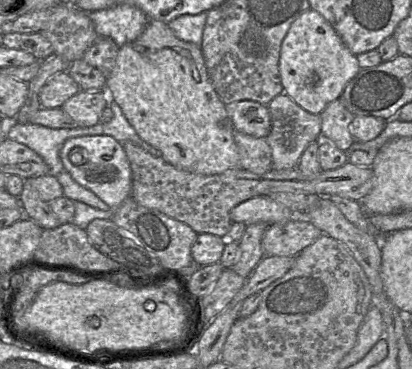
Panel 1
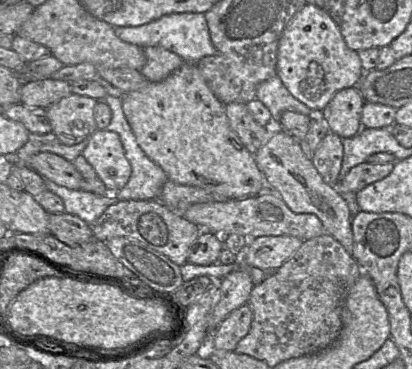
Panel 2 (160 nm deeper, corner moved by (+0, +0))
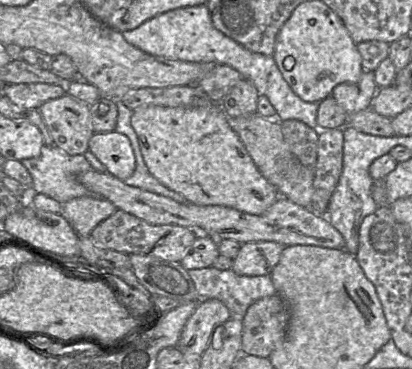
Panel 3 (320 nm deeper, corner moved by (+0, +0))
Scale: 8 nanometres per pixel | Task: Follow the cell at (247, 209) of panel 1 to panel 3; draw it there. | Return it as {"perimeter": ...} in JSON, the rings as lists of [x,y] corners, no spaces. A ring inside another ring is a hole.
{"perimeter":[[[95,170],[77,175],[77,181],[88,190],[110,201],[118,210],[123,210],[151,225],[172,224],[196,230],[216,240],[248,242],[273,241],[283,246],[312,245],[331,249],[344,249],[345,240],[326,216],[315,214],[310,208],[299,206],[285,197],[277,200],[261,215],[252,215],[221,205],[196,205],[179,203],[138,187],[126,185],[107,172]]]}

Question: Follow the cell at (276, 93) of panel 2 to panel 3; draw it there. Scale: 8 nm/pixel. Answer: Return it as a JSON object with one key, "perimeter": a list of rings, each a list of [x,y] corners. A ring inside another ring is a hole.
{"perimeter":[[[207,4],[164,12],[133,30],[121,33],[129,44],[153,56],[185,62],[213,62],[230,66],[237,70],[243,79],[249,80],[259,95],[269,99],[276,110],[276,120],[299,120],[310,128],[318,129],[316,117],[319,103],[305,102],[293,92],[278,69],[273,56],[249,51],[217,30],[212,24]]]}

